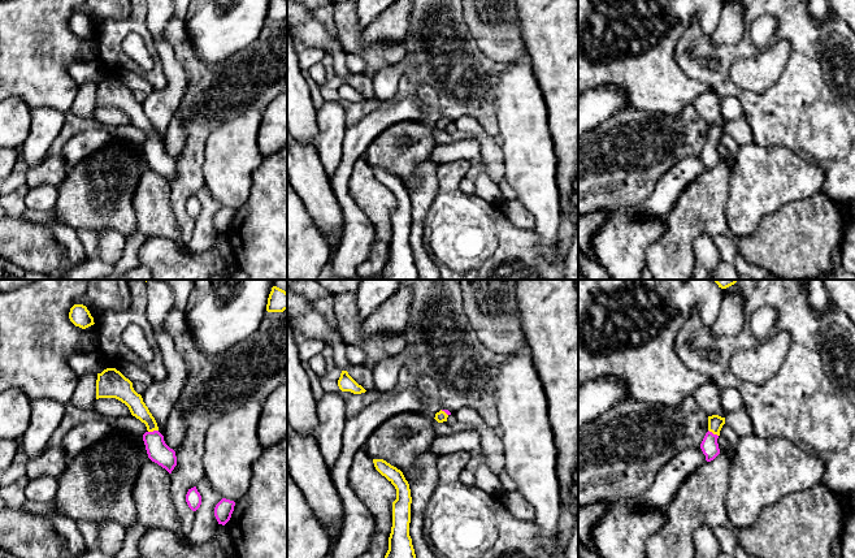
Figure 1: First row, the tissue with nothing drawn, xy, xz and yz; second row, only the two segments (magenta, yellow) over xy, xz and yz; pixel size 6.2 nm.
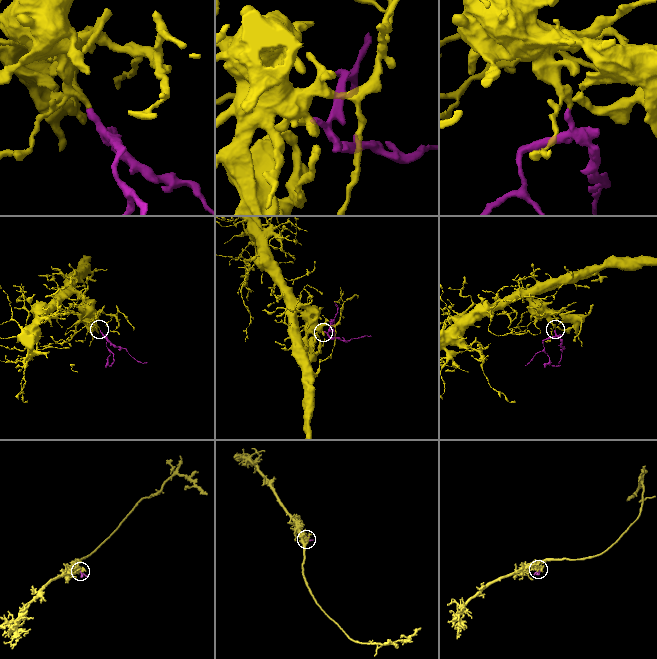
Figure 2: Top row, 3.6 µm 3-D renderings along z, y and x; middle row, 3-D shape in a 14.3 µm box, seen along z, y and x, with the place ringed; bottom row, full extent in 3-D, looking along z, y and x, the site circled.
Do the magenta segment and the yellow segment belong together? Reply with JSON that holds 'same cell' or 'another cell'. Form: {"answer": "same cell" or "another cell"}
{"answer": "same cell"}

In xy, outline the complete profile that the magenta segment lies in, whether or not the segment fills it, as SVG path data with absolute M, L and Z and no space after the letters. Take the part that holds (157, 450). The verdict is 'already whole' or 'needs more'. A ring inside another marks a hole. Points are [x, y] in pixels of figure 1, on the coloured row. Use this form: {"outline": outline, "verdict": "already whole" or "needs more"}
{"outline": "M107 368L97 373L96 399L99 398L121 401L129 407L133 416L146 424L147 432L143 434L143 441L148 458L172 473L177 466L175 451L165 444L155 418L143 402L142 395L134 390L133 382L116 368Z", "verdict": "needs more"}

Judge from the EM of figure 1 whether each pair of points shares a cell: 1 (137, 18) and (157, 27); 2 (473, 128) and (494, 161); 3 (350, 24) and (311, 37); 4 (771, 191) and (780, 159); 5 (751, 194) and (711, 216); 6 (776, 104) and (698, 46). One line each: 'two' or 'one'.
1: two
2: one
3: two
4: one
5: two
6: one

